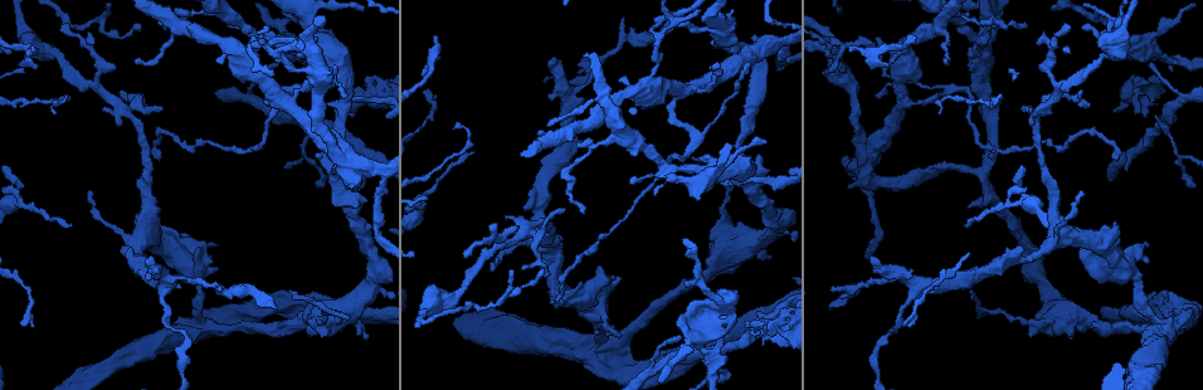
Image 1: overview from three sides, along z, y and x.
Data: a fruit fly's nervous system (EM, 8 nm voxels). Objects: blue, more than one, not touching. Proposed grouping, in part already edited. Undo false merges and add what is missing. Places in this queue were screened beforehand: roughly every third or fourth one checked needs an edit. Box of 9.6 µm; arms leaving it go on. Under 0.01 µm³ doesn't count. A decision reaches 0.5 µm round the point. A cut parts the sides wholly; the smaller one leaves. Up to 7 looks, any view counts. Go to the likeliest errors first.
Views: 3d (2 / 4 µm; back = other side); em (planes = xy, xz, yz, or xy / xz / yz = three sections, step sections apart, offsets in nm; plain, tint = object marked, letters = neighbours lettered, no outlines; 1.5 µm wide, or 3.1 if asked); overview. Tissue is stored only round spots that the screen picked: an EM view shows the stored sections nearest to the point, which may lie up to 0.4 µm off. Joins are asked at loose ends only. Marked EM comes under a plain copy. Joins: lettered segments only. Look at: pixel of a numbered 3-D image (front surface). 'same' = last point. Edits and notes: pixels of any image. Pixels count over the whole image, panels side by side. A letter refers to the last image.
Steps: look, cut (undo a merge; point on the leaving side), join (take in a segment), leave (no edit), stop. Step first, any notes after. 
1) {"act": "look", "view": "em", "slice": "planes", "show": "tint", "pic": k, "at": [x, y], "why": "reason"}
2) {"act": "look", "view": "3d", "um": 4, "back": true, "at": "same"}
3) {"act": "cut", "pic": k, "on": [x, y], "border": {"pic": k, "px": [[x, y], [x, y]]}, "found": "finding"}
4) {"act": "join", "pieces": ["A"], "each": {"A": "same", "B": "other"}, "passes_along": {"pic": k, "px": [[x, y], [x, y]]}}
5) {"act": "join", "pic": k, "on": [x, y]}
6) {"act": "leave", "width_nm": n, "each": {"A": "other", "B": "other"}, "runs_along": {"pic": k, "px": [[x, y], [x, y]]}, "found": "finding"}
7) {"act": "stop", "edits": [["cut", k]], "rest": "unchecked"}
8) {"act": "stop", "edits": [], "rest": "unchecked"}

{"act": "look", "view": "3d", "um": 4, "back": true, "pic": 1, "at": [289, 52], "why": "branch stops here"}

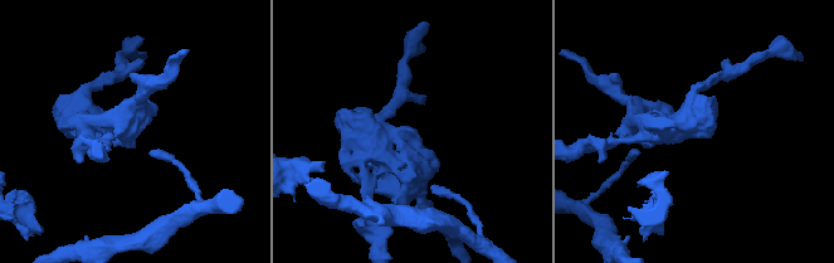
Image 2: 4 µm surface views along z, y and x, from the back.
{"act": "look", "view": "em", "slice": "xz", "step": 4, "show": "letters", "pic": 2, "at": [414, 129]}

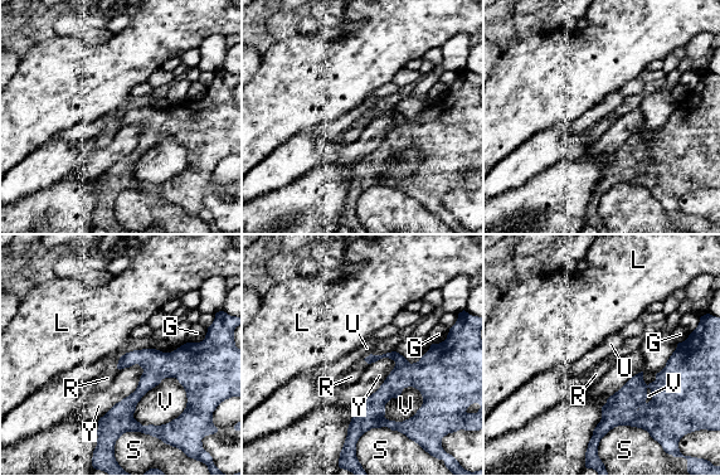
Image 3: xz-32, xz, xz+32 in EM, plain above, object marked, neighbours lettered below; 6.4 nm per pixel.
{"act": "leave", "each": {"G": "other", "L": "other", "R": "other", "S": "other", "U": "other", "V": "other", "Y": "other"}, "runs_along": {"pic": 3, "px": [[195, 345], [166, 364], [111, 430]]}, "found": "none of them fits"}

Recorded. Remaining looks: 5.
{"act": "look", "view": "em", "slice": "xz", "step": 8, "show": "tint", "pic": 1, "at": [827, 45]}

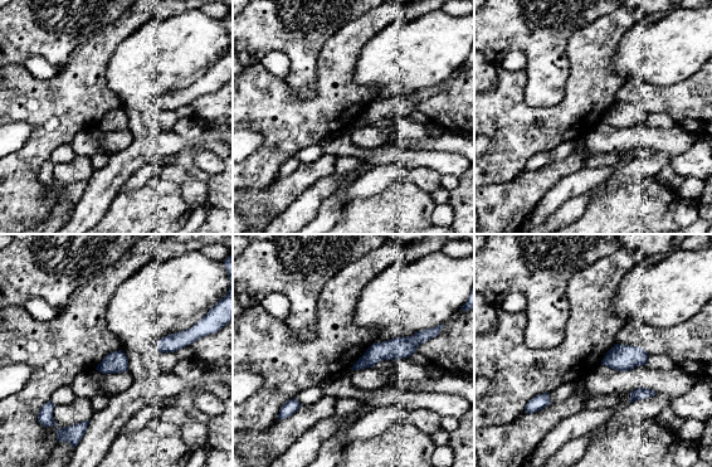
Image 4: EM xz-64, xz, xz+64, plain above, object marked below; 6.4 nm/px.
{"act": "look", "view": "em", "slice": "xz", "step": 8, "show": "letters", "at": "same", "why": "see the neighbours"}

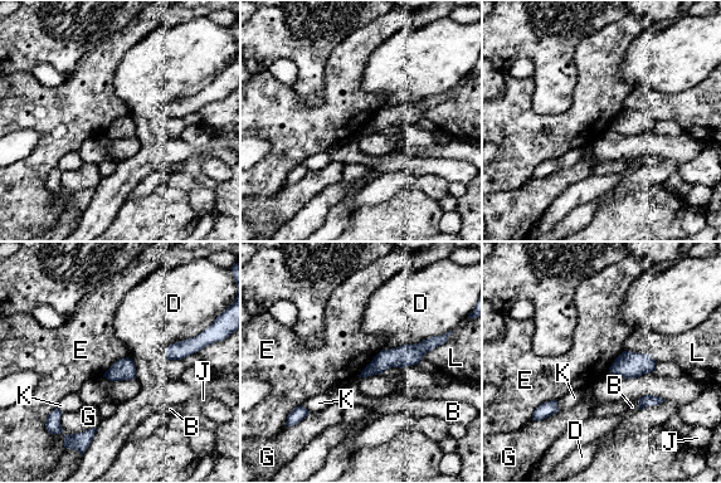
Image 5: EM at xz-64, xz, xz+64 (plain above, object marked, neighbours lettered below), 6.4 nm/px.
{"act": "cut", "pic": 5, "on": [368, 371], "longest_contact_nm": ["D", 300], "each": {"B": "other", "D": "other", "E": "other", "G": "other", "J": "other", "K": "other", "L": "other"}, "border": {"pic": 5, "px": [[371, 361], [371, 367], [378, 374]]}, "found": "two neurons meet here"}

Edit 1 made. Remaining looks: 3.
{"act": "stop", "edits": [["cut", 5]], "rest": "unchecked"}

